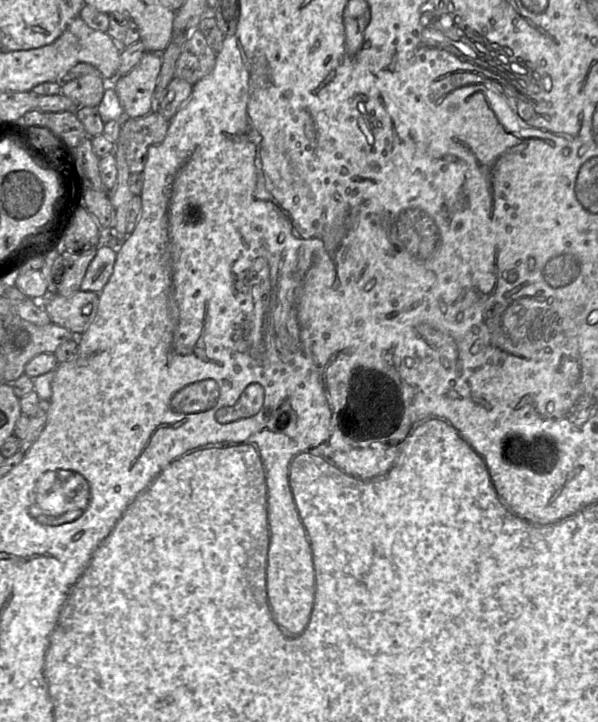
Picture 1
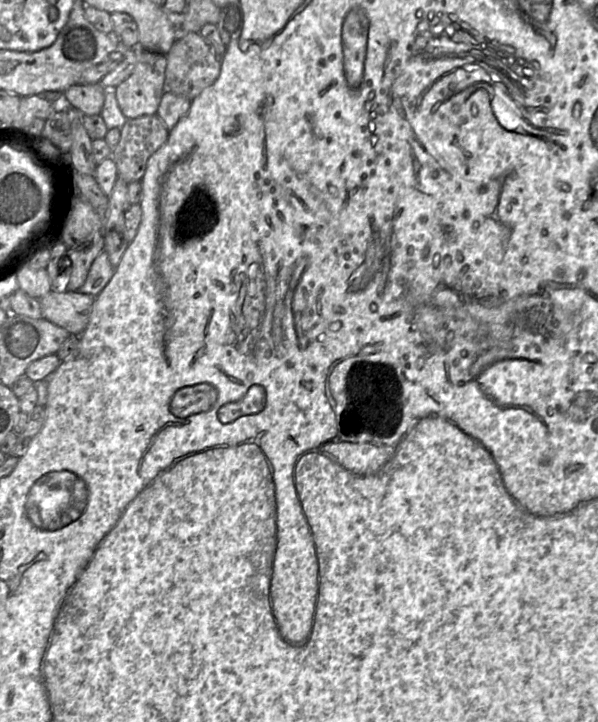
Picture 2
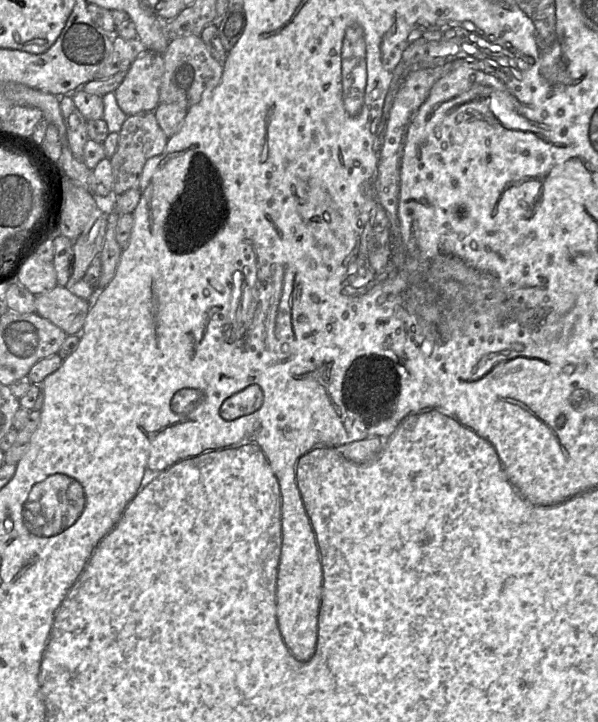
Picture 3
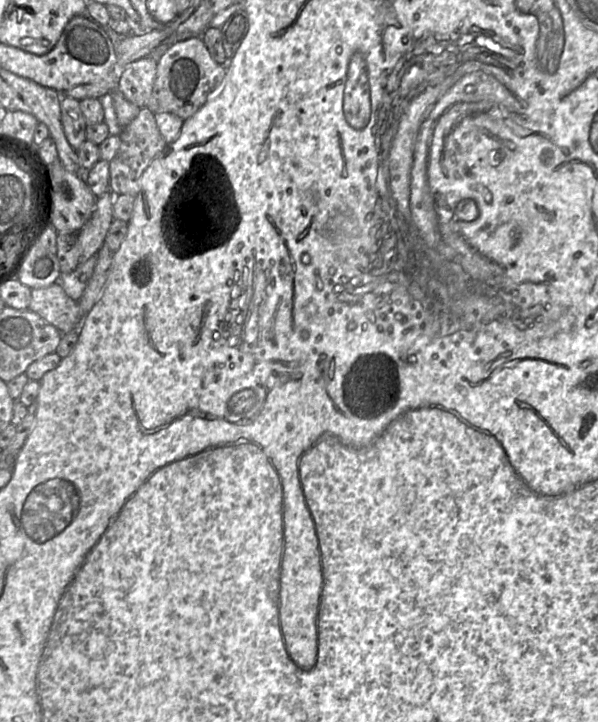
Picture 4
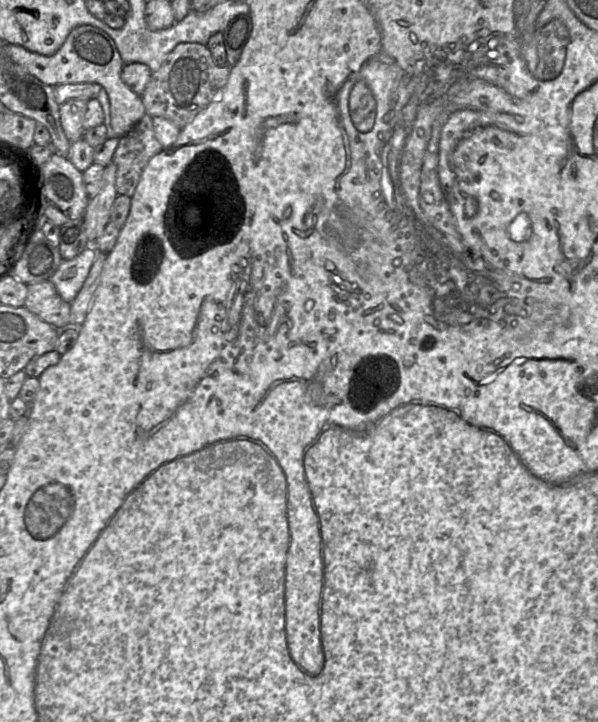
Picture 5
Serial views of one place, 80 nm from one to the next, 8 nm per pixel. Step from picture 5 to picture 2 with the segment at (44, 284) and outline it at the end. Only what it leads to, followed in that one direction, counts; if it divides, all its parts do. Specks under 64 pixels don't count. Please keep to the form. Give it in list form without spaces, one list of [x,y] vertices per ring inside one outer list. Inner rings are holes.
[[[50,291],[39,299],[42,318],[80,336],[89,324],[96,296]]]

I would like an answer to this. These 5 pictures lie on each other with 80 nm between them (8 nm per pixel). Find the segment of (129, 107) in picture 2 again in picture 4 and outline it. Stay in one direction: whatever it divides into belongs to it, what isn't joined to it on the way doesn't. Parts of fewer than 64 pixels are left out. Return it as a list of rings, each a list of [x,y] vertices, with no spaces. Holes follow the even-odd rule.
[[[148,56],[140,58],[128,64],[120,76],[118,90],[139,108],[146,107],[151,96],[157,63]]]

